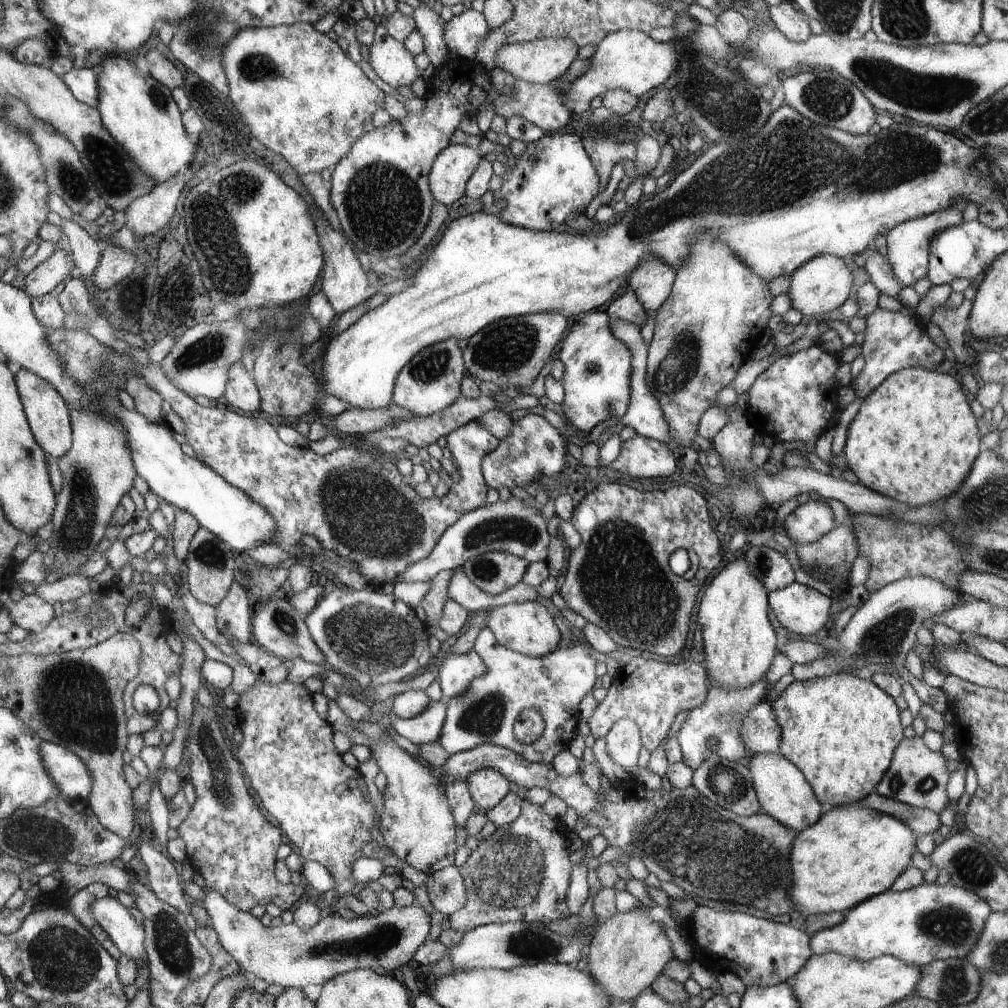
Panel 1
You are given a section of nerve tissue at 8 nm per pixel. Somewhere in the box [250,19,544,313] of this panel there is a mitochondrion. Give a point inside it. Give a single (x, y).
(383, 204)

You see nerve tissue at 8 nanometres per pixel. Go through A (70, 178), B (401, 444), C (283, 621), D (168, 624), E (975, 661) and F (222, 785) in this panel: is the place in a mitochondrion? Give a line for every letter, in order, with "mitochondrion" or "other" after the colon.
A: mitochondrion
B: other
C: mitochondrion
D: other
E: other
F: mitochondrion

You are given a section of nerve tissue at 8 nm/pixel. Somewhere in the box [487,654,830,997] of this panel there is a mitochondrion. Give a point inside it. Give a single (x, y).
(687, 838)

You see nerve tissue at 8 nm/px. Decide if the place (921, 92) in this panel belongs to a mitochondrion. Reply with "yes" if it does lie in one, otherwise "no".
yes

